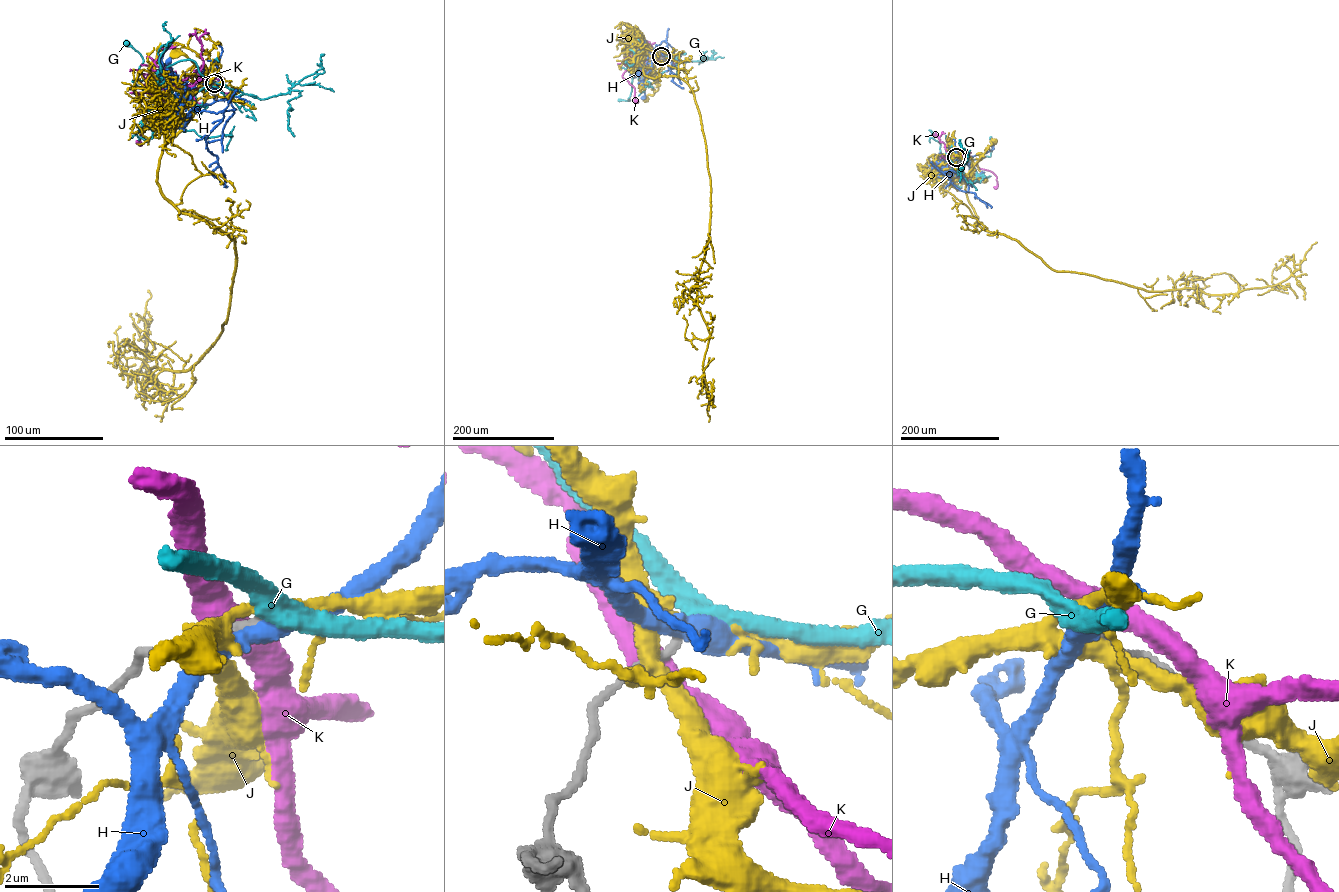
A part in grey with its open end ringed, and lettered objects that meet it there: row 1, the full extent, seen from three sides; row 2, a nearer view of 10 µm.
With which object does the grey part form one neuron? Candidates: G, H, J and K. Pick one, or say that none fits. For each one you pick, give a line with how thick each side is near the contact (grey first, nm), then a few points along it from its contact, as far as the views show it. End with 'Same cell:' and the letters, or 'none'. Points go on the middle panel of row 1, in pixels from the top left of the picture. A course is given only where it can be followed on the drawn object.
G: Thickness 170 nm (grey) against 340 nm. Its course: (661, 56), (651, 47), (640, 53), (634, 63), (638, 71), (632, 80), (630, 100), (619, 100)
Same cell: G

